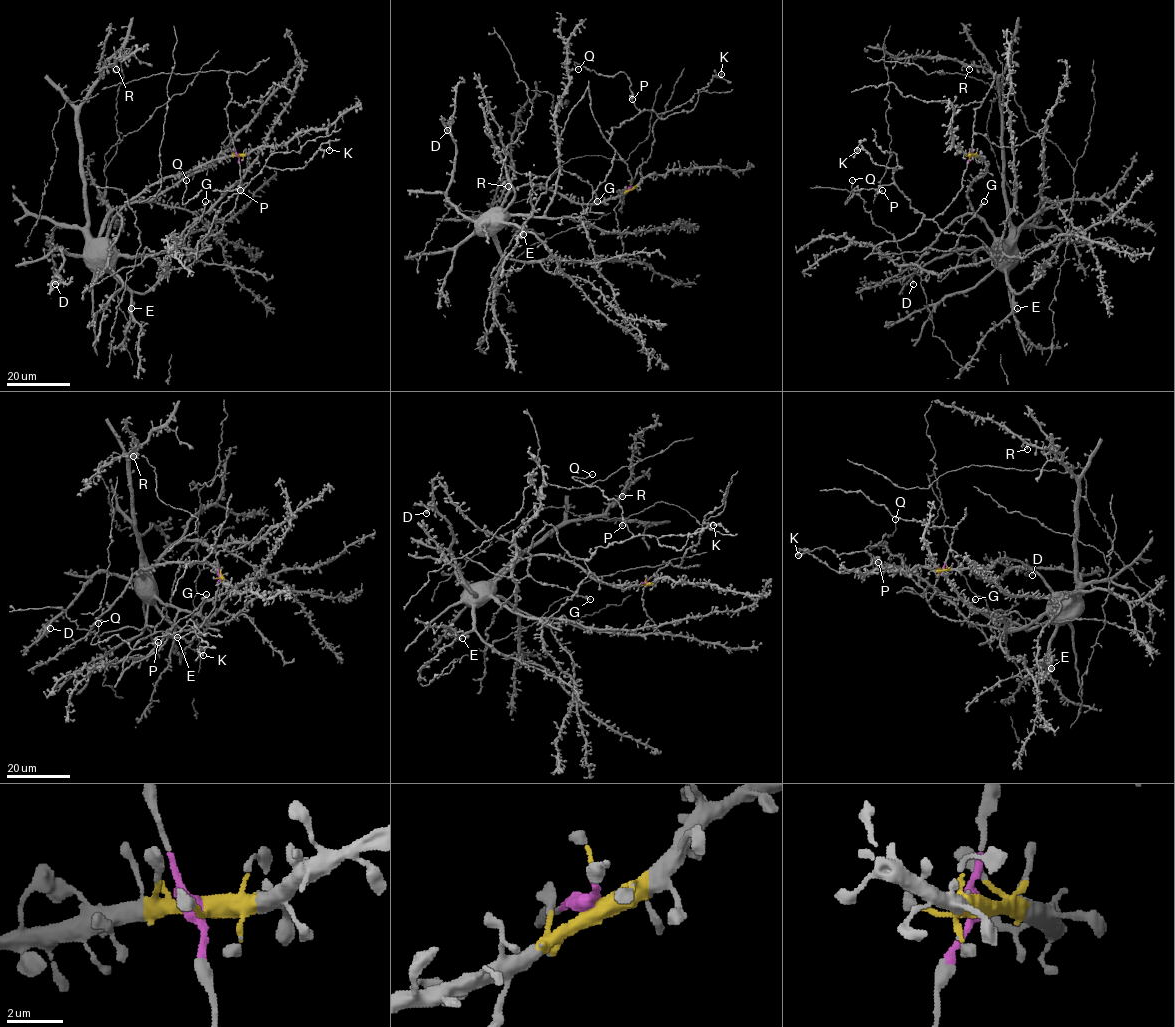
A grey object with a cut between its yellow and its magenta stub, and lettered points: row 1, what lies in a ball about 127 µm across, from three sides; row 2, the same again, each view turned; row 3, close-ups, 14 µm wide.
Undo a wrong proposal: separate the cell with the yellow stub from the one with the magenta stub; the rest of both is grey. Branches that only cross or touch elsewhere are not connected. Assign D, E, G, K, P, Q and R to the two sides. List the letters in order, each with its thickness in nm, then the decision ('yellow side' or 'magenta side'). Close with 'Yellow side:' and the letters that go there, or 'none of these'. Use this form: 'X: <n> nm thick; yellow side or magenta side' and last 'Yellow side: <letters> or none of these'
D: 550 nm thick; yellow side
E: 360 nm thick; yellow side
G: 240 nm thick; magenta side
K: 360 nm thick; magenta side
P: 280 nm thick; magenta side
Q: 150 nm thick; magenta side
R: 360 nm thick; yellow side
Yellow side: D, E, R

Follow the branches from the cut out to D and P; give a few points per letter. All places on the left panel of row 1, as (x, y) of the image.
D: (238, 155), (144, 188), (121, 210), (109, 233), (85, 252), (69, 255), (55, 248), (63, 256), (55, 284)
P: (238, 155), (240, 177), (235, 206), (223, 219), (215, 219), (221, 205), (247, 184), (239, 185), (240, 190)

